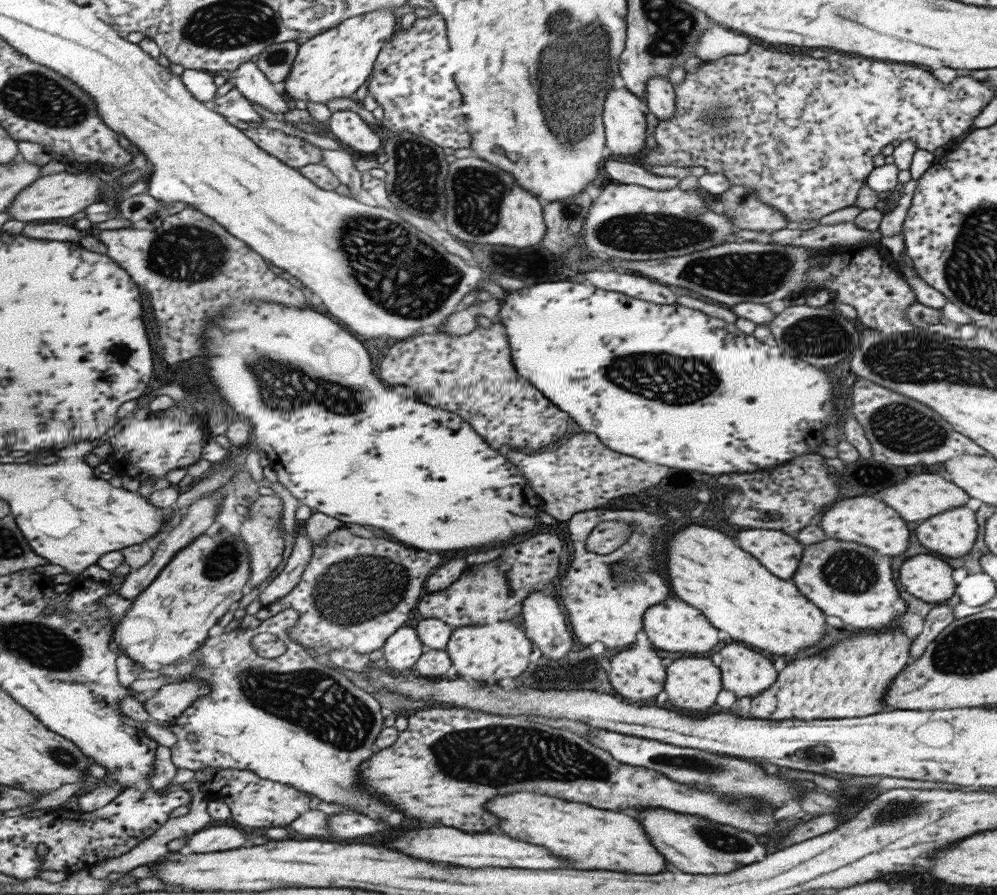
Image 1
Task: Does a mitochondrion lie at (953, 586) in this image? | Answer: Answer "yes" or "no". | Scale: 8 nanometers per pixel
no

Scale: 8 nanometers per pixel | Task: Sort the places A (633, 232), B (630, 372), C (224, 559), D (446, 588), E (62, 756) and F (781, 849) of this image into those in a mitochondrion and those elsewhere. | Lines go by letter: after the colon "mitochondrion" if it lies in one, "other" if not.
A: mitochondrion
B: mitochondrion
C: mitochondrion
D: other
E: mitochondrion
F: other

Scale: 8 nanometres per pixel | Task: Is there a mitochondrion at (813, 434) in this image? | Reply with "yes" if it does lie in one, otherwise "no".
no

